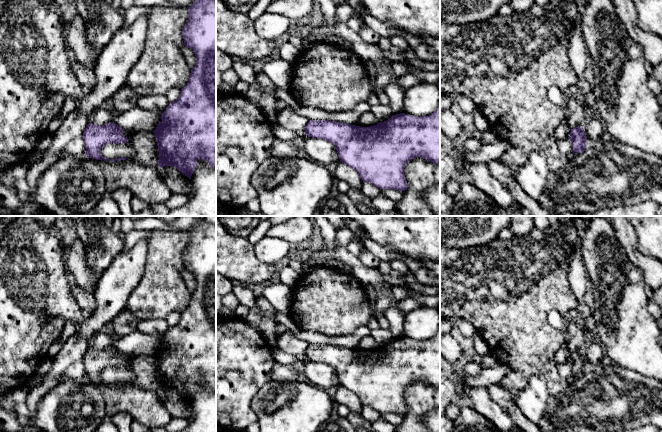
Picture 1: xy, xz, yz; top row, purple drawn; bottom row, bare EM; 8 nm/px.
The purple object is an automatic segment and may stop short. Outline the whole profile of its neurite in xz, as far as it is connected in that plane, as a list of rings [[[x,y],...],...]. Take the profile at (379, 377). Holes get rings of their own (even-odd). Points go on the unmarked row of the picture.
[[[440,329],[429,340],[414,341],[400,337],[370,351],[329,344],[309,344],[305,357],[308,361],[332,367],[340,386],[355,393],[363,406],[370,406],[380,413],[407,414],[404,392],[413,382],[420,381],[440,388]]]

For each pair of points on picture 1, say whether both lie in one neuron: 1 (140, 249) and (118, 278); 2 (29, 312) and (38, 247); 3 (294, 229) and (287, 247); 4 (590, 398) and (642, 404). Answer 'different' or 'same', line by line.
1: same
2: same
3: different
4: same

